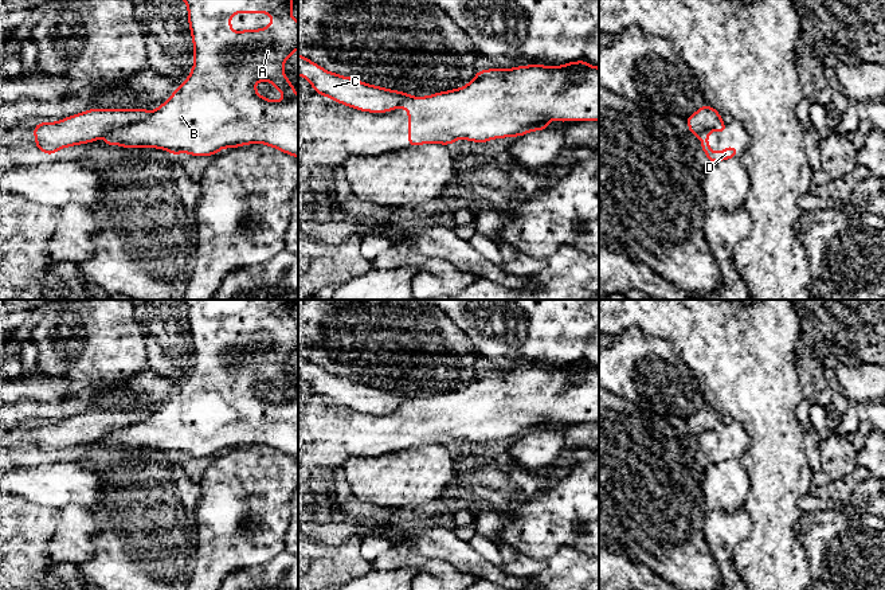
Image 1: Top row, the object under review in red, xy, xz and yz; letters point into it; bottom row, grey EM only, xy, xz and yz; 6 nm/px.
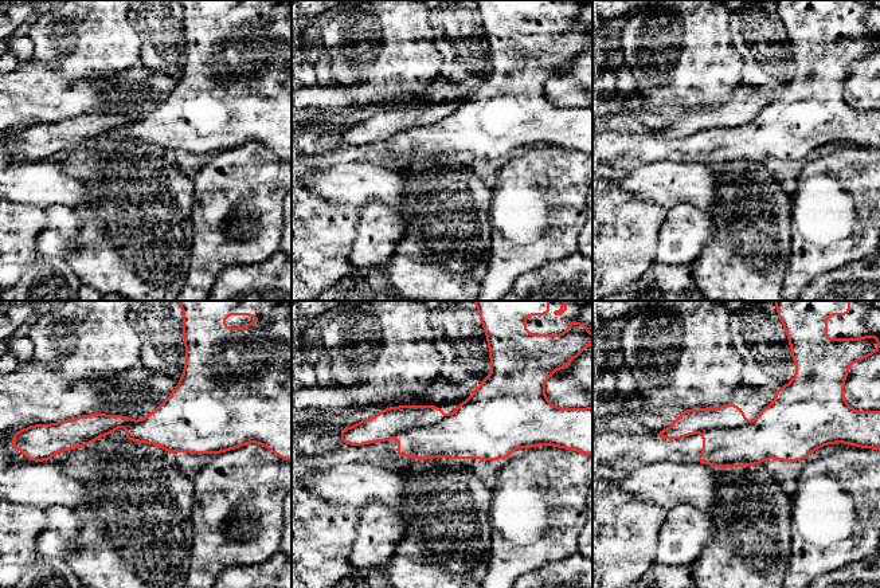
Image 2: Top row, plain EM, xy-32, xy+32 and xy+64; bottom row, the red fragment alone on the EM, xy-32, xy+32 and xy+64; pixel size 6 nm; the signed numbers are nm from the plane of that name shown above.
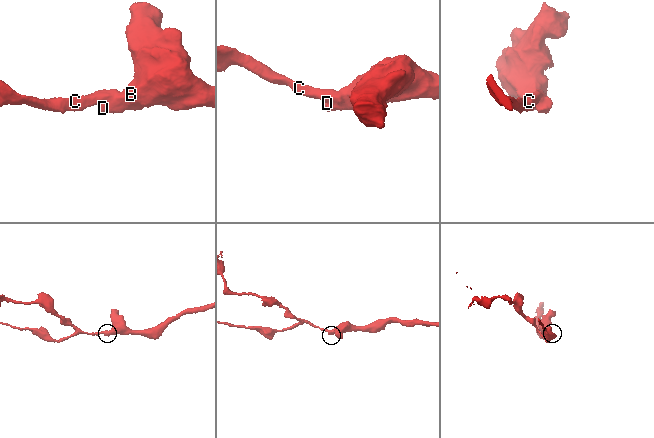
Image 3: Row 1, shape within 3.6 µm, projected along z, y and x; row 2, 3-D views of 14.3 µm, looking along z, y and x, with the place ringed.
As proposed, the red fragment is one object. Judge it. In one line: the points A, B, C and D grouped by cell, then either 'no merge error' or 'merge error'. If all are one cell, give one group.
groups A B D / C; merge error

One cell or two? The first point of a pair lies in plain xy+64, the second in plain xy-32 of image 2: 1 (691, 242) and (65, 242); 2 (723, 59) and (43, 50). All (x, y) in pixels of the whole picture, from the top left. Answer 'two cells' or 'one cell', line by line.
1: one cell
2: one cell

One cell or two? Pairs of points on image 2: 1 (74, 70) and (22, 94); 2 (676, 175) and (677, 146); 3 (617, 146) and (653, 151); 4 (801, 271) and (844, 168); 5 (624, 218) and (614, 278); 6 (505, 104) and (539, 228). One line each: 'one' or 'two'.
1: two
2: two
3: one
4: one
5: one
6: two

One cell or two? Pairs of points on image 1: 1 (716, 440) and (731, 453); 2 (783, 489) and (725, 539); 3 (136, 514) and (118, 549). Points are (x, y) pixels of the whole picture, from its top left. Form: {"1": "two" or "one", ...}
{"1": "one", "2": "two", "3": "one"}

